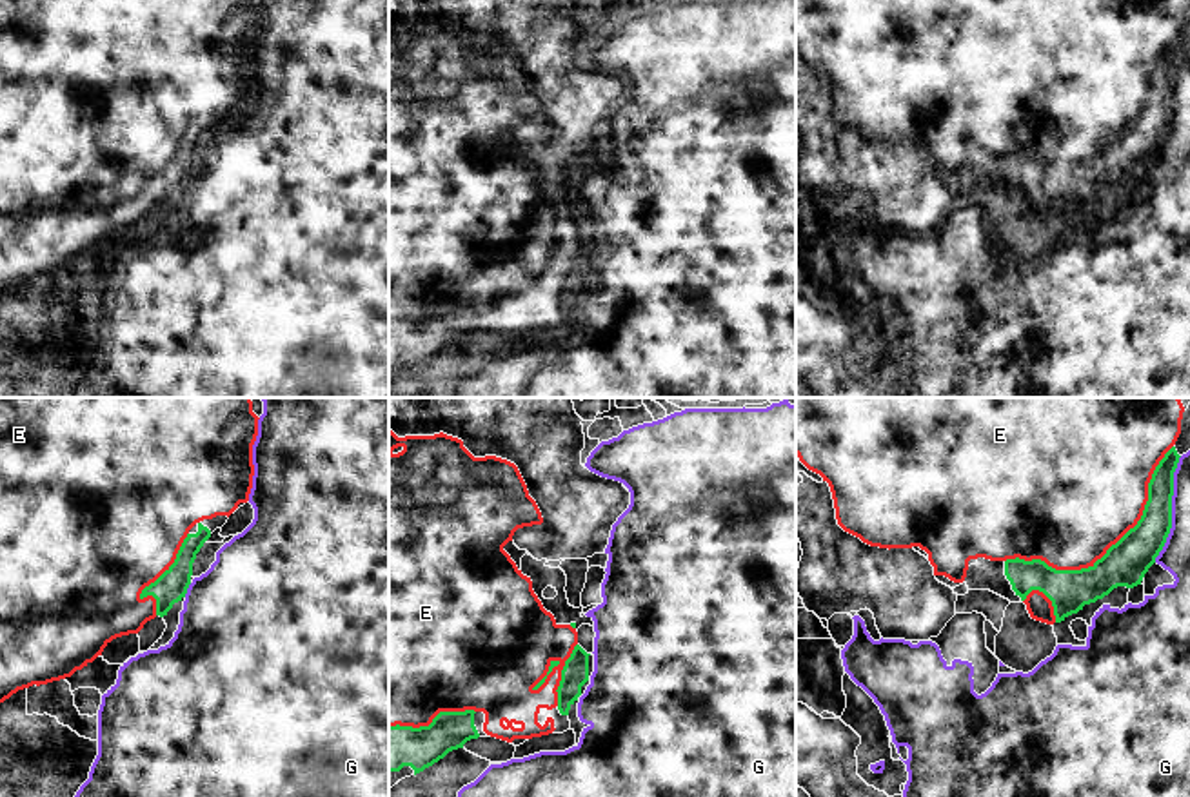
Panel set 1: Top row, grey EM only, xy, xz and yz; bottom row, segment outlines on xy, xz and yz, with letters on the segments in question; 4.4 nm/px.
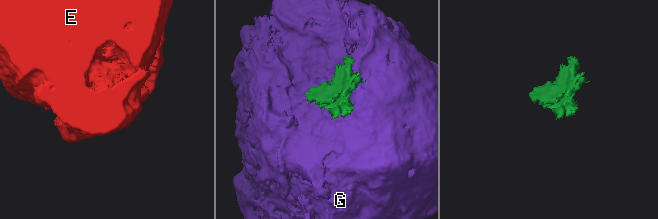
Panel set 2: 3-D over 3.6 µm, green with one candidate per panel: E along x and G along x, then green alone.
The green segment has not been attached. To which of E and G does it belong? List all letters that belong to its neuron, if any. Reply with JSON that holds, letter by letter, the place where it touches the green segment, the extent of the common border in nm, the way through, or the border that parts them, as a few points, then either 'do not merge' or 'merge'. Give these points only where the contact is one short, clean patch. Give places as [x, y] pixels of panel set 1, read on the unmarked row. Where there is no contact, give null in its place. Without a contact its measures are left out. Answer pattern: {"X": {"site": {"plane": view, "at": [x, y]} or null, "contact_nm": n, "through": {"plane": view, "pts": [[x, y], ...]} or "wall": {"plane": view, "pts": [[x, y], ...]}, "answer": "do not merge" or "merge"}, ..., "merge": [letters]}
{"E": {"site": {"plane": "yz", "at": [1109, 142]}, "contact_nm": 900, "answer": "merge"}, "G": {"site": {"plane": "yz", "at": [1170, 102]}, "contact_nm": 480, "answer": "do not merge"}, "merge": ["E"]}

